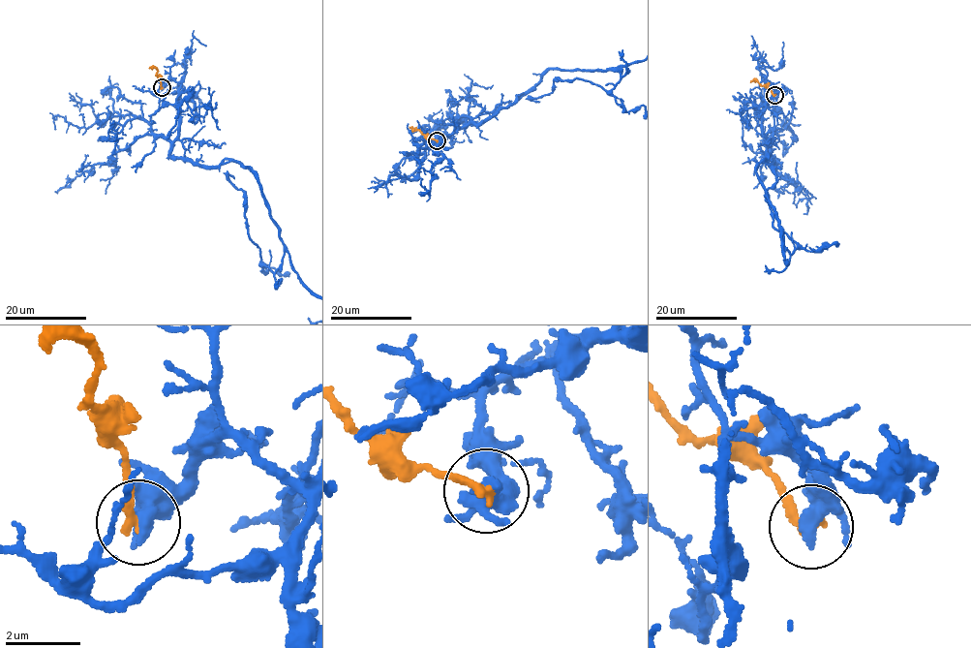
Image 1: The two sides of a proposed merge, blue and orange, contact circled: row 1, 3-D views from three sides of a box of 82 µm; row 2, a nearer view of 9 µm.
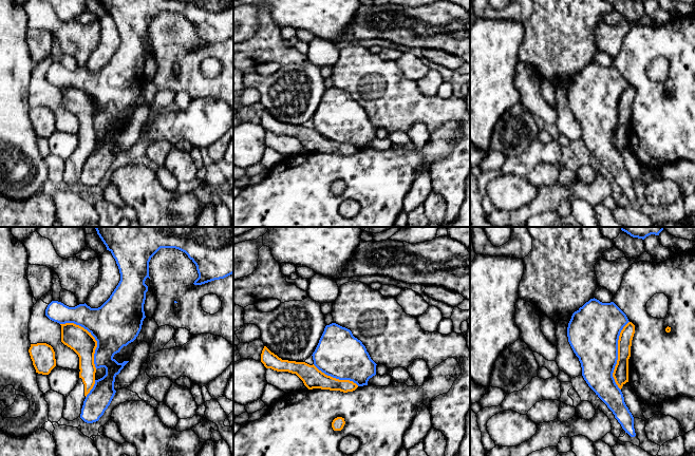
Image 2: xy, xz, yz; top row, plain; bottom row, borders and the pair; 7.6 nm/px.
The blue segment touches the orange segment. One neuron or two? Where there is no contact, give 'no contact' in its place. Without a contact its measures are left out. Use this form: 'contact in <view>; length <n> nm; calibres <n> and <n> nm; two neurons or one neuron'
contact in yz; length 550 nm; calibres 380 and 120 nm; two neurons

